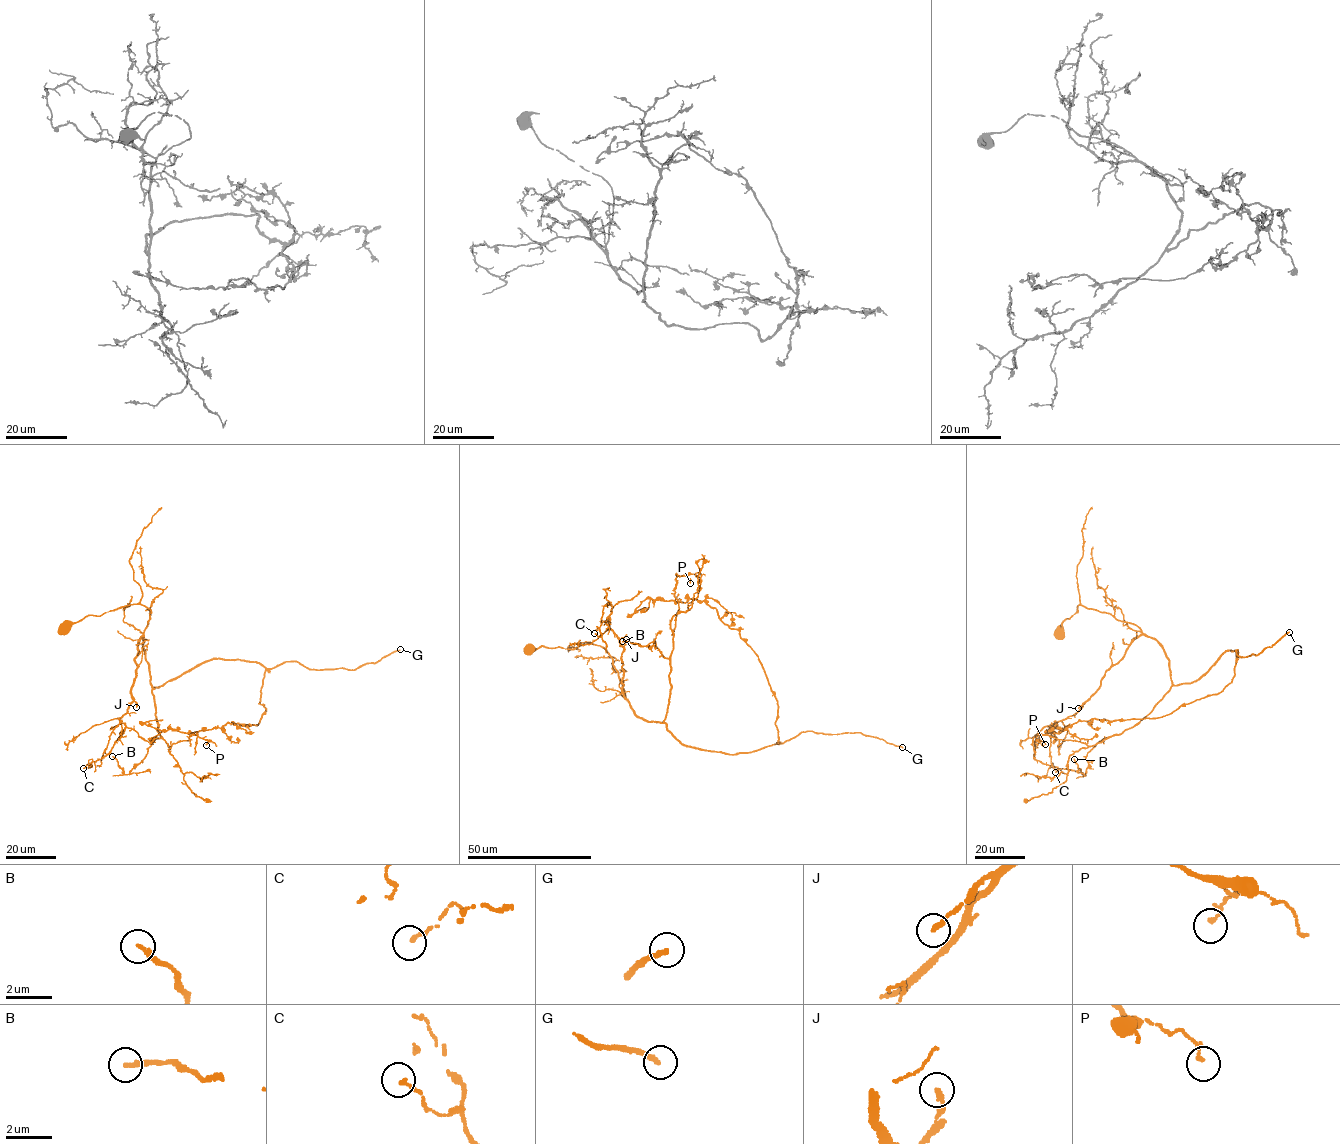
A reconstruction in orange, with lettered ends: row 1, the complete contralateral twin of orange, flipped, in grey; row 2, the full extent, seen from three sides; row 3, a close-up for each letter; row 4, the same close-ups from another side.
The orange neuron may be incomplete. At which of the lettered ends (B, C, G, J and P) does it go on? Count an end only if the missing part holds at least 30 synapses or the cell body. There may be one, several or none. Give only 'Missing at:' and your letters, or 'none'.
Missing at: G, J

